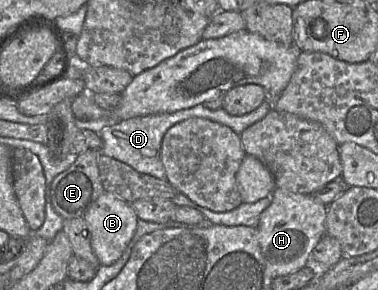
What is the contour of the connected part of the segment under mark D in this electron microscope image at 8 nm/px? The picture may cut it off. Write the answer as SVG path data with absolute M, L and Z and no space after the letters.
M267 99L254 111L242 116L232 116L223 107L210 110L203 104L199 104L173 113L133 117L105 127L97 133L103 143L100 153L119 160L138 172L149 174L159 179L167 179L161 160L161 144L165 133L173 125L191 117L199 117L227 126L240 135L246 128L263 119L272 108L274 108L274 102L272 103Z

